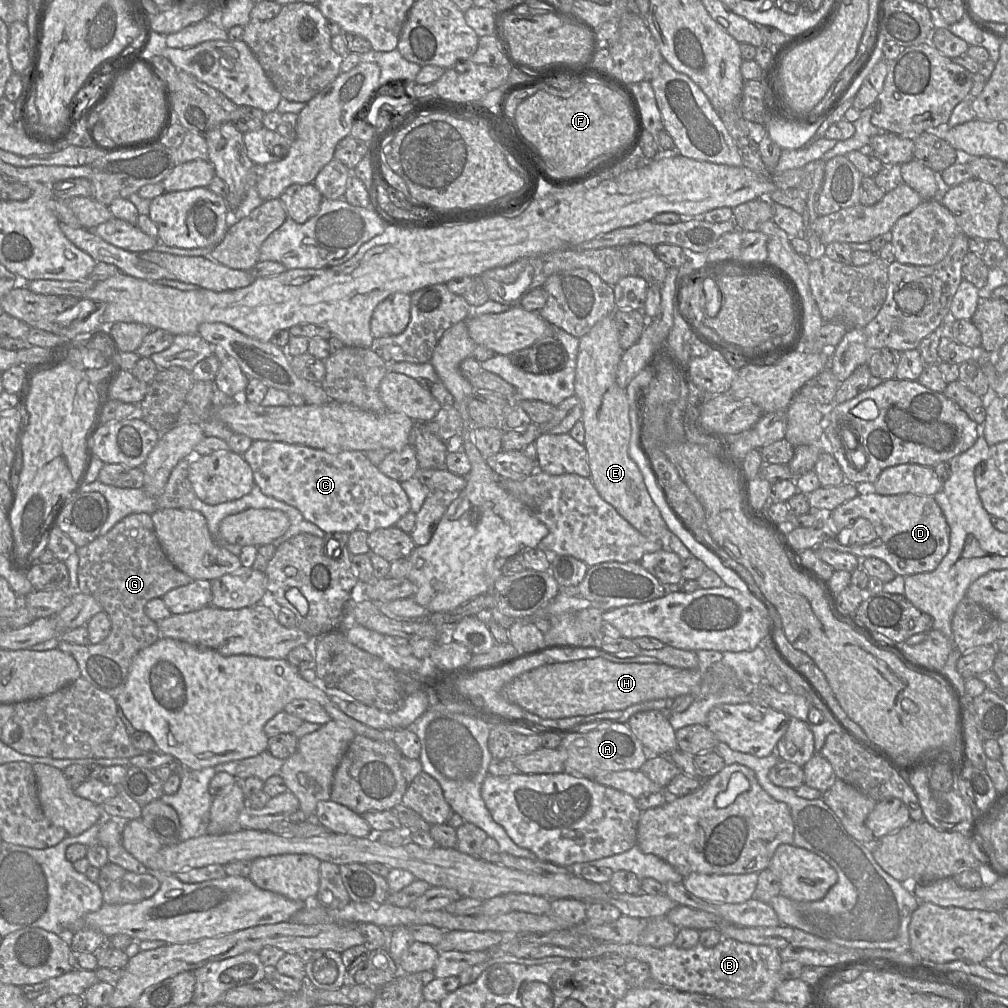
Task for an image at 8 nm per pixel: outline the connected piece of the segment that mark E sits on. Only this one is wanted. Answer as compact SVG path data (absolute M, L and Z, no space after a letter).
M614 312L579 338L574 385L575 395L583 407L581 419L591 481L602 499L642 535L650 540L664 540L670 531L646 488L641 471L629 455L630 406L626 390L616 383L617 368L623 353Z

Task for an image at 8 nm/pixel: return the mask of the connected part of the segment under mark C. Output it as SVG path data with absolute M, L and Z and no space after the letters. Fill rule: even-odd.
M257 440L252 442L250 448L242 456L251 467L254 482L259 486L263 494L295 507L301 512L307 521L319 527L326 534L333 534L336 532L351 533L353 531L364 531L370 534L380 528L394 527L403 516L411 511L409 498L402 489L400 483L381 473L378 468L369 461L365 453L361 451L327 452L322 449L315 449L302 445L287 444L278 441Z

